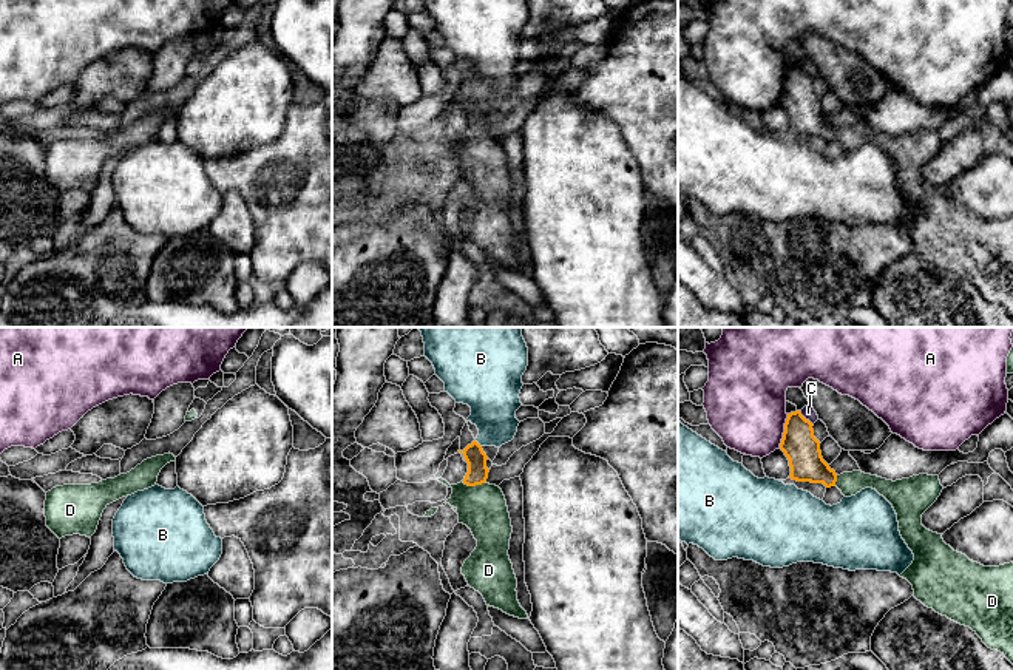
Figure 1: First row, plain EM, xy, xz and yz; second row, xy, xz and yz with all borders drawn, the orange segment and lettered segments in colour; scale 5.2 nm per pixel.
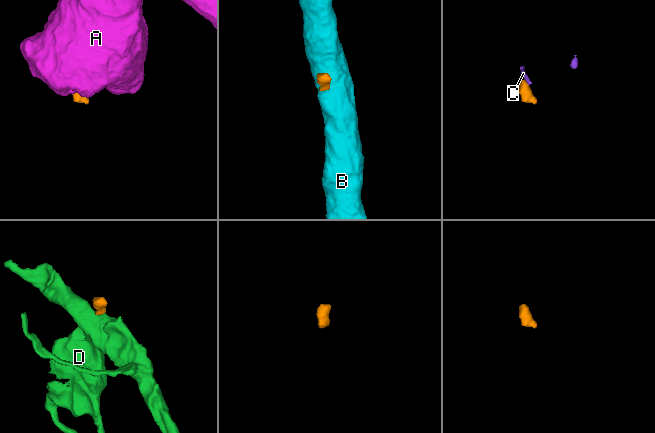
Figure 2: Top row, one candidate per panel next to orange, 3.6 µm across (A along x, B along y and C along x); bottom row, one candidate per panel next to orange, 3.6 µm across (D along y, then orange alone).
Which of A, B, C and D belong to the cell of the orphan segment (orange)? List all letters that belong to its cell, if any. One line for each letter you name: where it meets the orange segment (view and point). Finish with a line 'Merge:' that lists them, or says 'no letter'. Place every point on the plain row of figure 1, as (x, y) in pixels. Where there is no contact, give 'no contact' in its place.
D: contact xz (473, 139)
Merge: D

